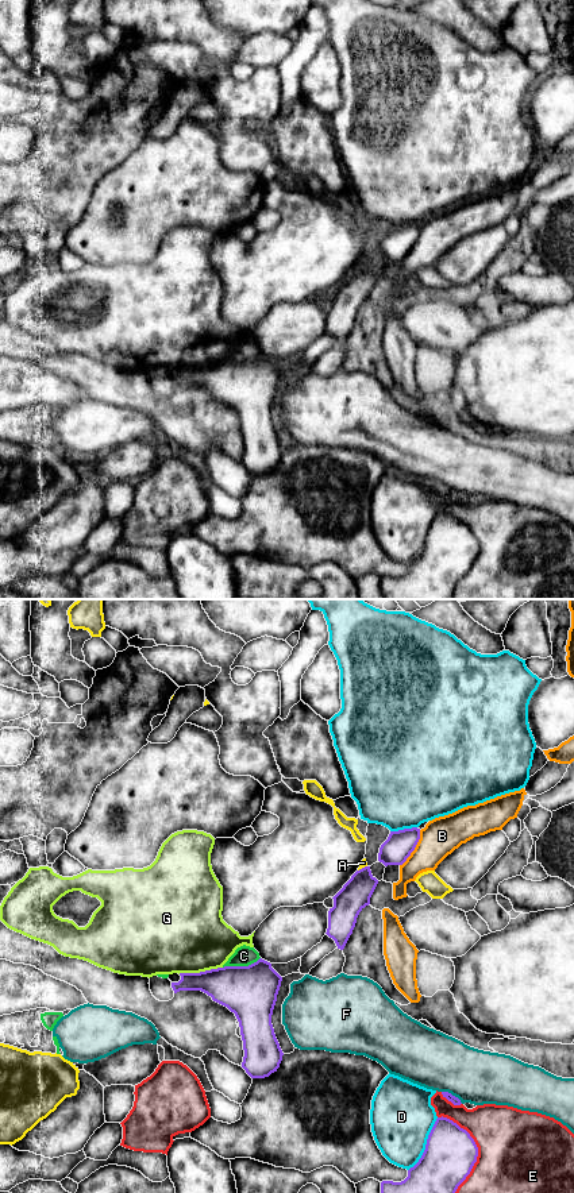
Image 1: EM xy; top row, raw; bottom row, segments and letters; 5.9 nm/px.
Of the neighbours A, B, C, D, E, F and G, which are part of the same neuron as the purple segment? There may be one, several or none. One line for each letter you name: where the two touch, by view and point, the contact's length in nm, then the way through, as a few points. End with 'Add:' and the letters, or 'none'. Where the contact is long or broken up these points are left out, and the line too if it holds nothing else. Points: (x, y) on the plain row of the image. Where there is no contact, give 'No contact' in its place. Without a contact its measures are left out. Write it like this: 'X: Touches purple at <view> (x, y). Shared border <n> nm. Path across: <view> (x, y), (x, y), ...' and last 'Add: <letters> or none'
Add: none

